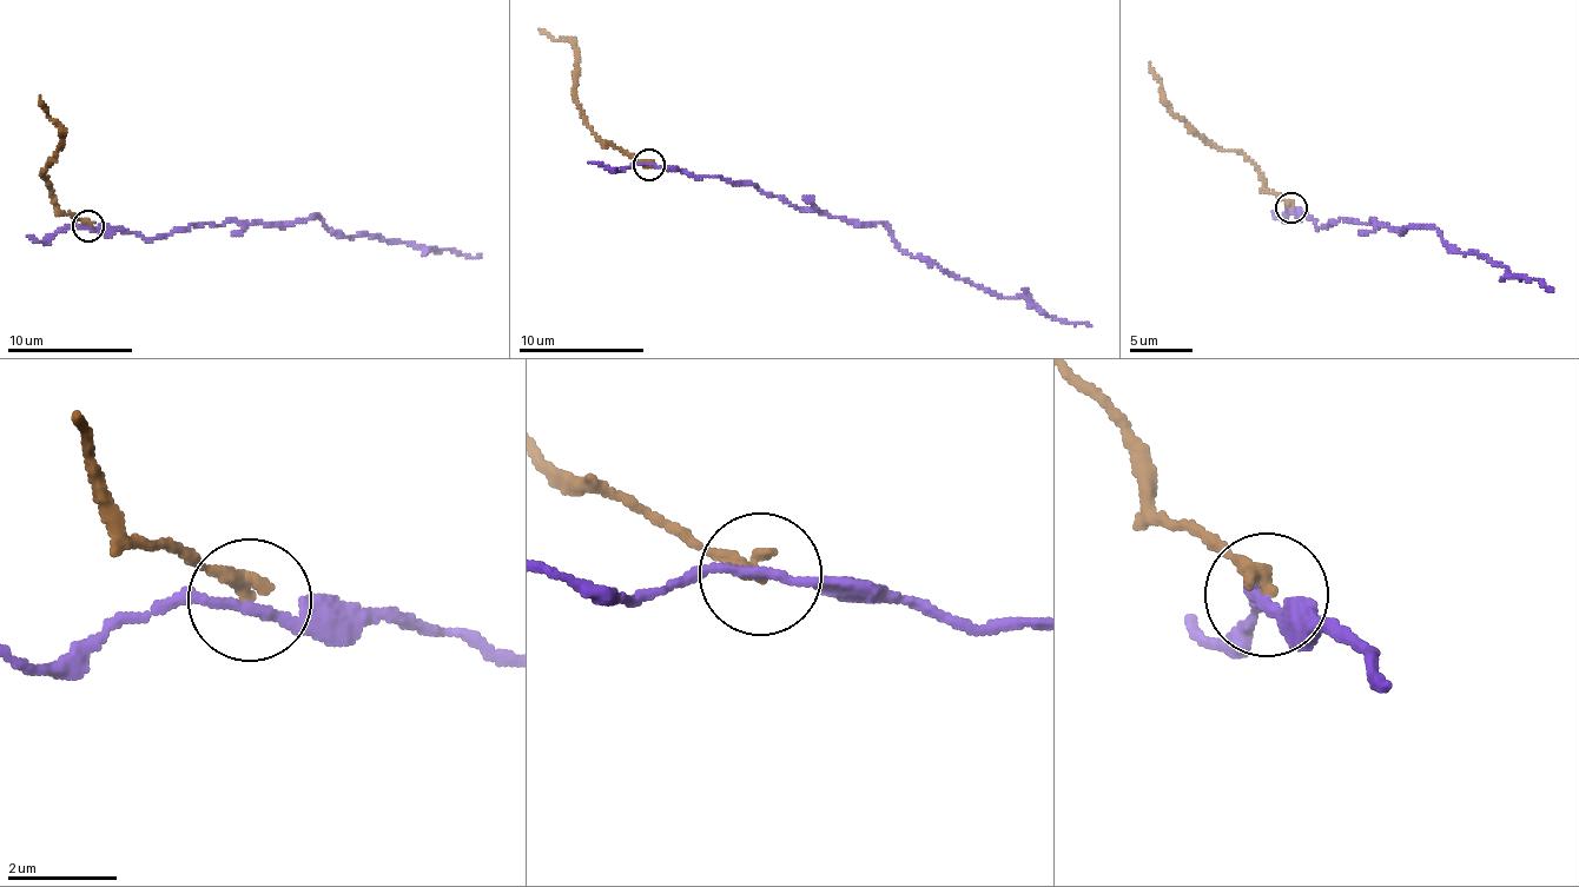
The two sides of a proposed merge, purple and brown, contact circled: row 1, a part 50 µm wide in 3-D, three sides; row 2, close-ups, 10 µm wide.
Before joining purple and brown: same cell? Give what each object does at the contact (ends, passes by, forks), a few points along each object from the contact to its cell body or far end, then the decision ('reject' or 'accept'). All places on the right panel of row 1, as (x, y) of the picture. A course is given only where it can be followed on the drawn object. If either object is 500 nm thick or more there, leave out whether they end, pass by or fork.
purple passes by | brown ends | purple via (1289, 206), (1319, 227), (1343, 218), (1400, 232), (1434, 229), (1458, 252), (1478, 255), (1553, 289) | brown via (1289, 206), (1267, 189), (1263, 173), (1241, 153), (1203, 141), (1170, 111), (1149, 63) | reject

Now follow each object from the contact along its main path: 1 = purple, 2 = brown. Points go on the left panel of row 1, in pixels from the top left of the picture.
1: (87, 225), (154, 238), (195, 224), (284, 225), (318, 217), (329, 229), (348, 237), (367, 235), (481, 255)
2: (87, 225), (60, 211), (44, 179), (60, 140), (59, 125), (40, 96)

